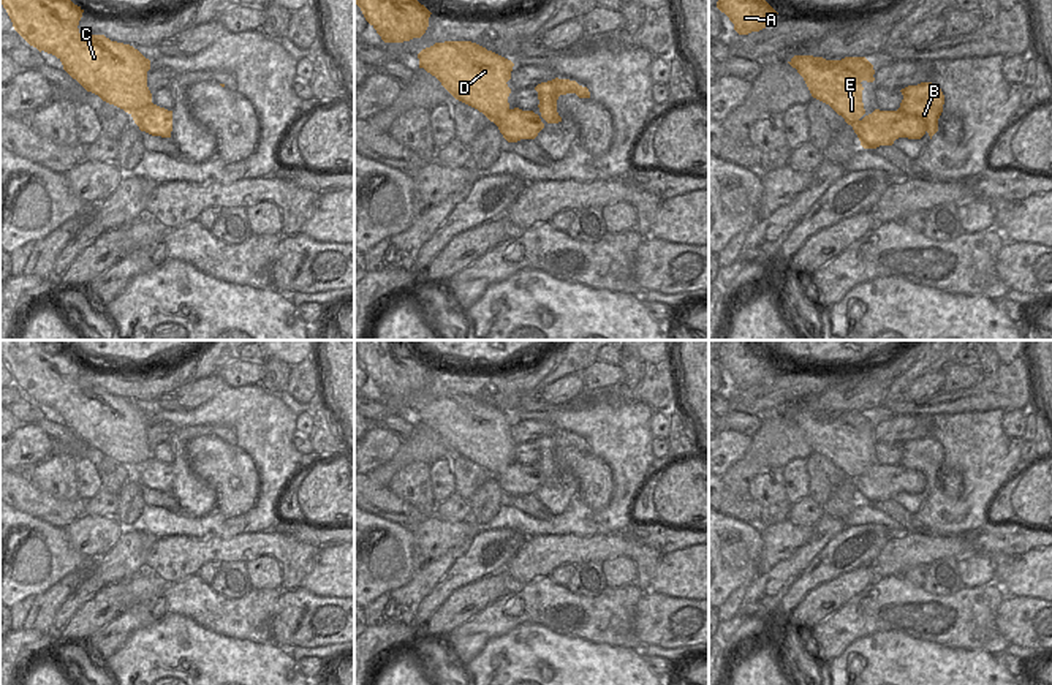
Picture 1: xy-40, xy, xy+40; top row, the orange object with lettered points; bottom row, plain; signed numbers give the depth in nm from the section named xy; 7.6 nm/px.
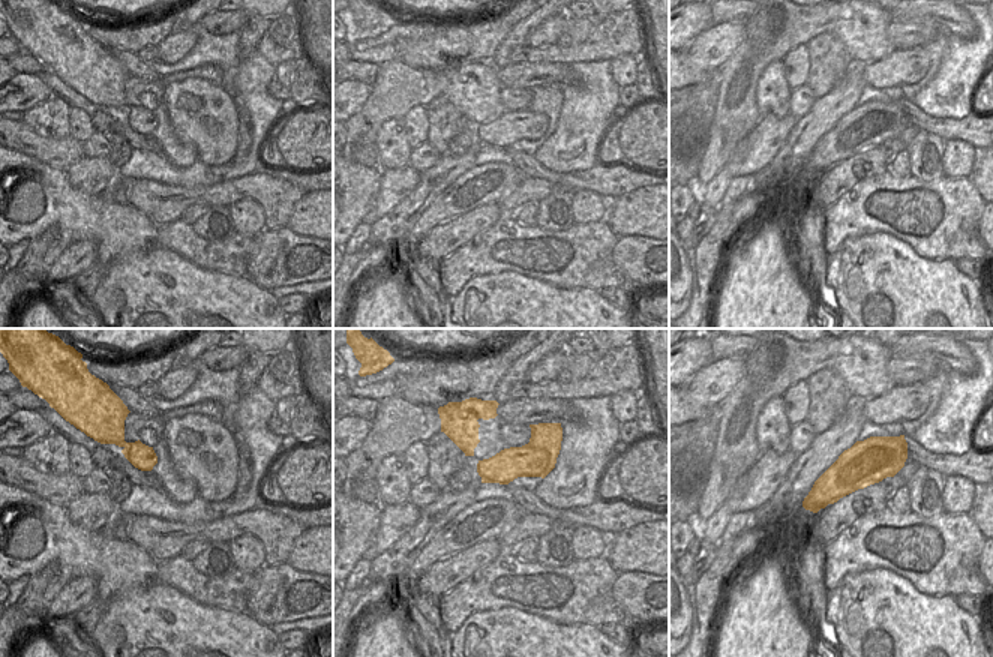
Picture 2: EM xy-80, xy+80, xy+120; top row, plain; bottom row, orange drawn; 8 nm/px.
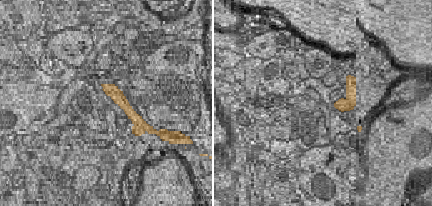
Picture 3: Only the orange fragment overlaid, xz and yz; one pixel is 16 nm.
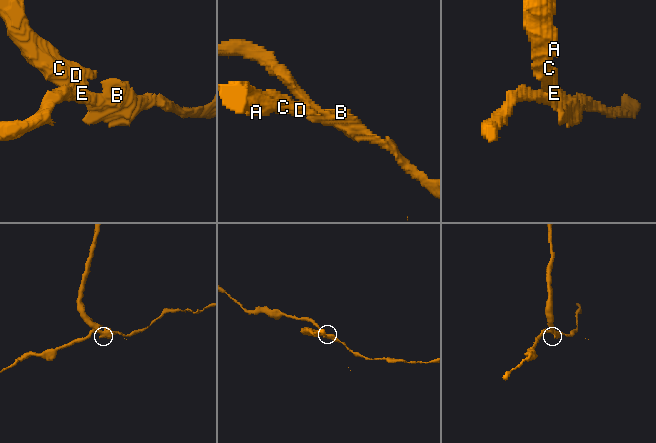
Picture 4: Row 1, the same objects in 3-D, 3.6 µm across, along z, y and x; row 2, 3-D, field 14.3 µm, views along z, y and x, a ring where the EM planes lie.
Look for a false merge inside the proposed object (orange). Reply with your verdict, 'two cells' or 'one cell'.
two cells

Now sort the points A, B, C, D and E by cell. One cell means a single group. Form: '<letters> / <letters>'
A C D E / B

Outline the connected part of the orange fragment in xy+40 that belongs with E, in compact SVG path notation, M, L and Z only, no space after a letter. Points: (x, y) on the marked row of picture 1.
M794 55L788 63L804 78L812 97L829 104L848 125L865 114L861 82L875 81L873 65L865 57L826 60Z

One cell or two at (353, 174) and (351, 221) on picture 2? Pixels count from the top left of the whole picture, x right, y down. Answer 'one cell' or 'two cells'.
one cell

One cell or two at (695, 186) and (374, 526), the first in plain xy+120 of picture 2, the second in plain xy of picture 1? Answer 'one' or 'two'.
one

